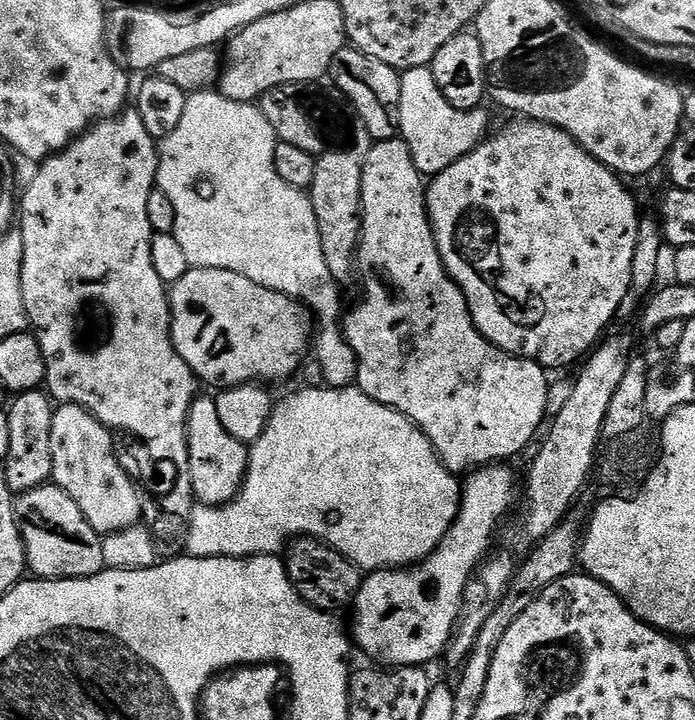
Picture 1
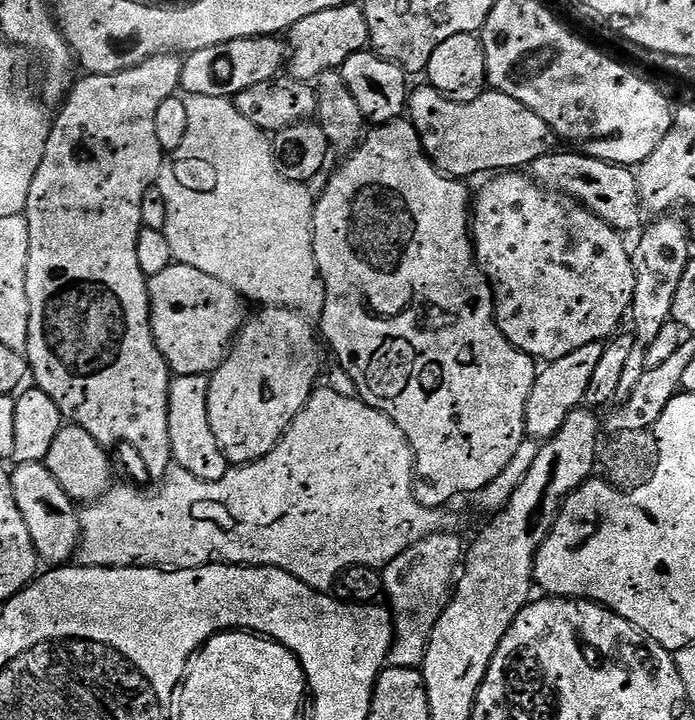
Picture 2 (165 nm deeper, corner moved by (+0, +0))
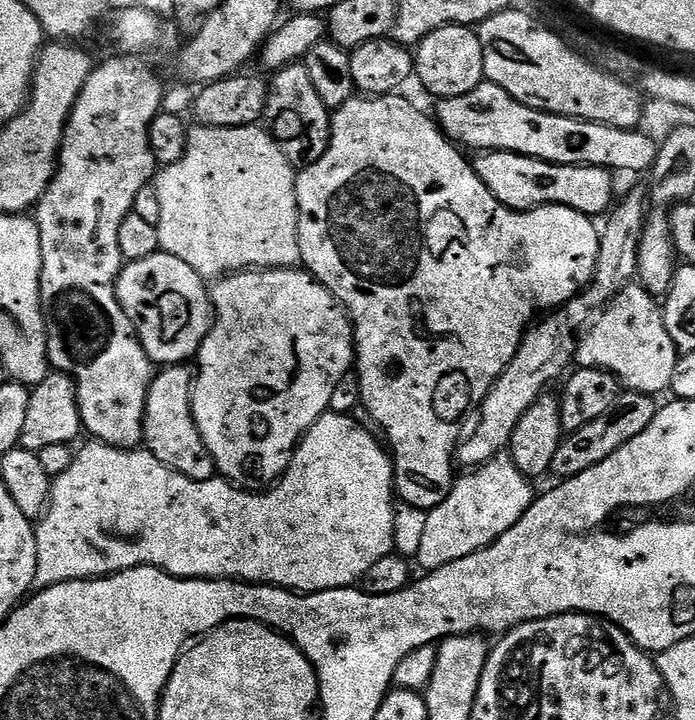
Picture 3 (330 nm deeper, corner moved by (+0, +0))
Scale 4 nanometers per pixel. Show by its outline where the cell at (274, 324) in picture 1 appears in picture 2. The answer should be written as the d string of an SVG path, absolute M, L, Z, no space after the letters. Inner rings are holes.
M172 263L162 274L151 277L148 282L148 297L152 303L152 333L158 350L168 364L169 373L176 376L198 374L203 376L216 371L221 362L228 357L228 349L232 347L246 319L246 301L239 292L226 286L226 282L218 282L218 278L210 278L210 274L202 274L202 270L194 270L194 266Z

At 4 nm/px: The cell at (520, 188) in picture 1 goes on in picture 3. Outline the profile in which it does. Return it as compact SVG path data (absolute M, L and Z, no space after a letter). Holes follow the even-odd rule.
M629 286L616 295L610 308L616 319L616 336L585 335L576 349L579 367L605 368L614 373L621 385L630 392L641 392L653 398L659 397L659 392L667 393L672 387L678 349L670 338L670 330L666 330L657 297L642 286Z

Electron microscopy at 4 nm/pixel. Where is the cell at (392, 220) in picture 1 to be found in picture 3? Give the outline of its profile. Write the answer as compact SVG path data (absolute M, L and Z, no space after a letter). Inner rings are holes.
M356 94L332 112L332 137L326 154L322 154L322 158L318 158L318 162L310 167L299 169L296 177L298 246L300 264L316 277L318 283L329 288L348 310L356 345L354 368L357 373L360 371L359 399L373 415L379 431L388 435L387 443L396 473L395 491L403 503L429 510L438 507L451 494L457 479L458 441L462 436L459 420L471 404L479 406L484 403L497 378L510 366L518 346L524 341L526 329L533 323L532 315L535 312L548 314L564 307L596 279L601 229L593 217L570 210L570 206L547 204L528 212L513 212L500 204L498 198L486 190L482 178L478 178L473 161L467 160L463 156L465 153L444 135L439 123L429 113L428 117L422 109L415 108L402 97L400 94Z

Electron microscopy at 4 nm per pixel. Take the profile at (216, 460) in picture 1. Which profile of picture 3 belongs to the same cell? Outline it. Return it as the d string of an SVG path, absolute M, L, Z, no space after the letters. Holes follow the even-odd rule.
M168 366L157 371L146 398L143 447L158 462L191 480L206 482L217 475L216 463L202 442L202 434L192 413L194 372L188 366Z

